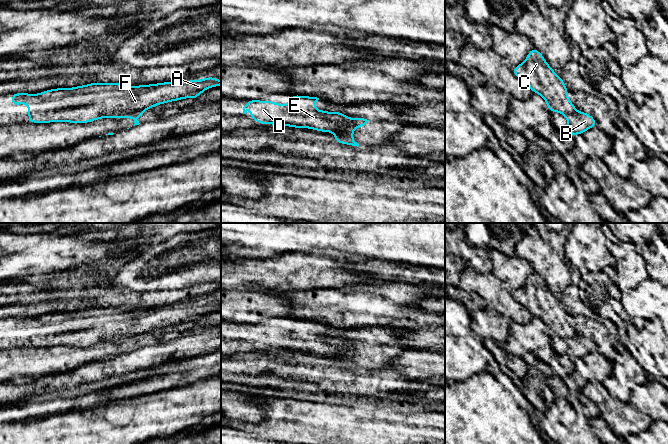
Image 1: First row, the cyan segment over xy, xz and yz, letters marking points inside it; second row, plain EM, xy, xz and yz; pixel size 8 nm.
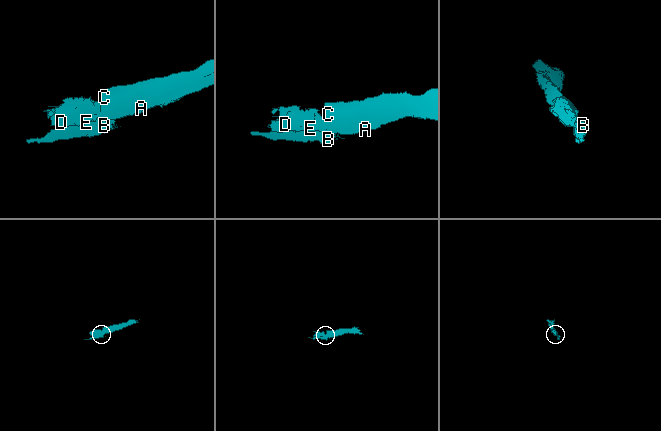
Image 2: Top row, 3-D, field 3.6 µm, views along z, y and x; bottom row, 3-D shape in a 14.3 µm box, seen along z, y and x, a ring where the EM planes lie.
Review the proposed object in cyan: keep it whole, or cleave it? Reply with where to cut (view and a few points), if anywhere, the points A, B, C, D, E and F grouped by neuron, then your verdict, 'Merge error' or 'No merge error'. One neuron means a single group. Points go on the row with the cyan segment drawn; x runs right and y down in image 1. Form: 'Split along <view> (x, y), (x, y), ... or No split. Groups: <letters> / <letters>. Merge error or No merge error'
Split along xy (144, 109), (122, 113), (117, 116). Groups: A C D E F / B. Merge error

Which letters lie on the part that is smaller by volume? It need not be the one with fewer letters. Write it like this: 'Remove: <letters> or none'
Remove: B

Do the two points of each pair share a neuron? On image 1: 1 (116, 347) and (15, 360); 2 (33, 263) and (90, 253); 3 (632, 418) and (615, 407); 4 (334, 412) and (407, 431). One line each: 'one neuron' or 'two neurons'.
1: one neuron
2: one neuron
3: one neuron
4: one neuron

